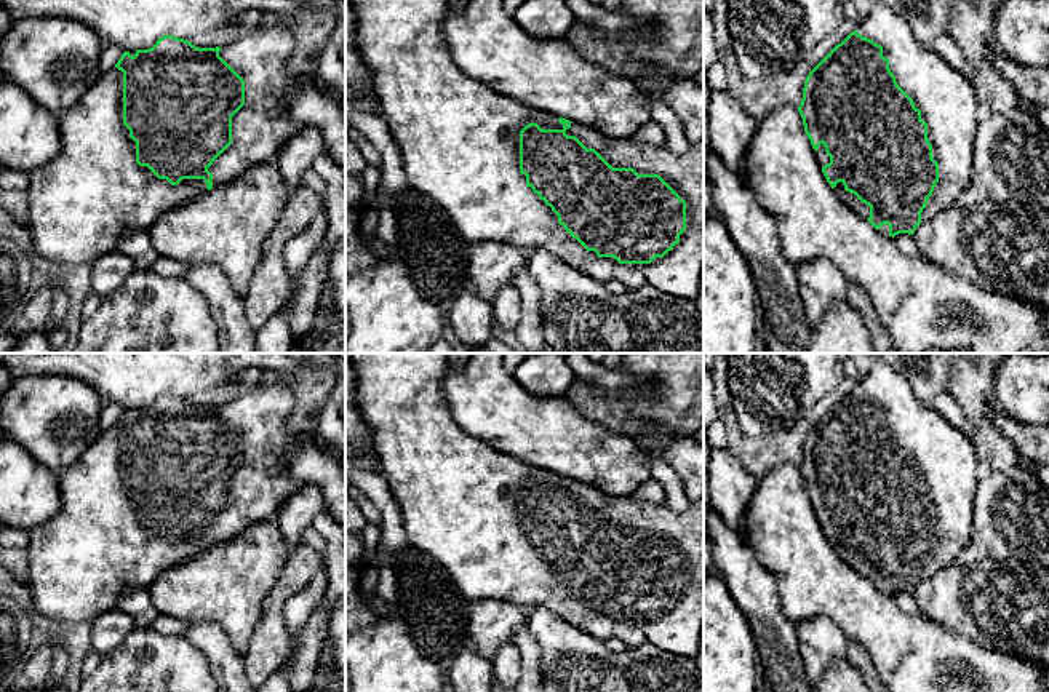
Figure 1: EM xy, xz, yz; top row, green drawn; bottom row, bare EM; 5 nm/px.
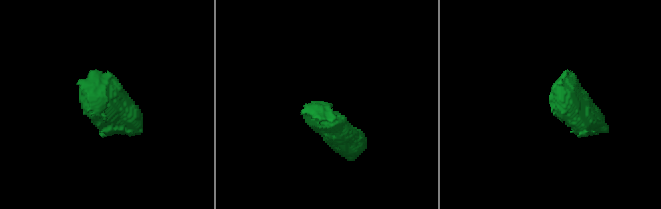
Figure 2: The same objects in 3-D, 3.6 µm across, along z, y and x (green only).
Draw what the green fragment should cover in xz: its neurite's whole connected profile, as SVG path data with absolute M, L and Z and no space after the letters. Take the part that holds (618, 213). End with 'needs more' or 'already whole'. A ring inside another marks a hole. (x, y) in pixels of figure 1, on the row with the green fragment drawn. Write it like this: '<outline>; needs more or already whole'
M350 0L357 18L357 48L373 75L373 89L381 115L400 147L408 185L430 197L443 208L454 230L470 245L499 241L521 251L547 249L571 267L606 284L620 281L627 289L652 286L670 296L694 300L700 289L704 273L704 137L681 153L675 155L665 145L643 144L632 137L612 139L600 131L545 113L502 96L483 83L469 78L453 61L441 32L448 11L448 0Z; needs more

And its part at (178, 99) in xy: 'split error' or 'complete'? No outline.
split error

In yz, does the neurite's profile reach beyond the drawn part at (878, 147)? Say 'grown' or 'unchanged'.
grown

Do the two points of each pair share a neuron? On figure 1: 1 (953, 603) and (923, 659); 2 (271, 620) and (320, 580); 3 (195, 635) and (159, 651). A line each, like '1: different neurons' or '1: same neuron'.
1: different neurons
2: different neurons
3: different neurons

